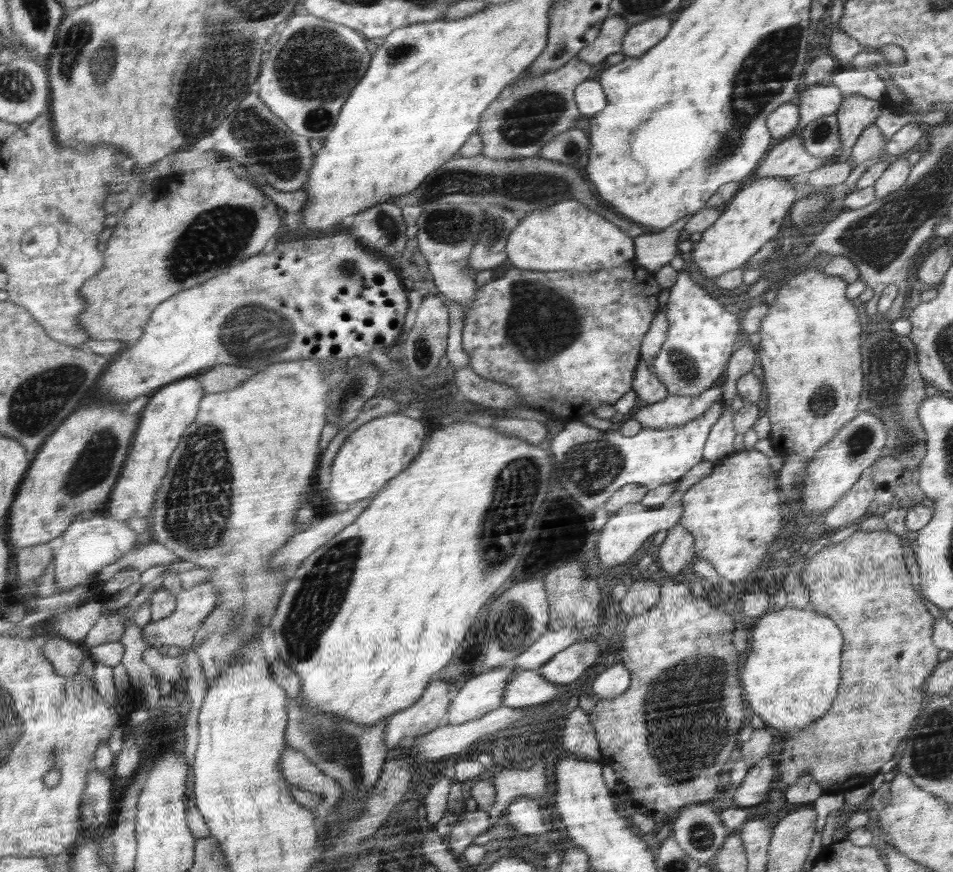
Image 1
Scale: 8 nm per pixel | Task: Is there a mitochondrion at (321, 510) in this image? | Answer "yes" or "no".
no

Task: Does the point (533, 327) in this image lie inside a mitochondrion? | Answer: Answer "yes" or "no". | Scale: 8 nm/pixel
yes

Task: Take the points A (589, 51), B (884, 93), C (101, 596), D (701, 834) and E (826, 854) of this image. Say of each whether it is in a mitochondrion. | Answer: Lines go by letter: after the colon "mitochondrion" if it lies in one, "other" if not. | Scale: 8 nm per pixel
A: other
B: other
C: other
D: mitochondrion
E: other

